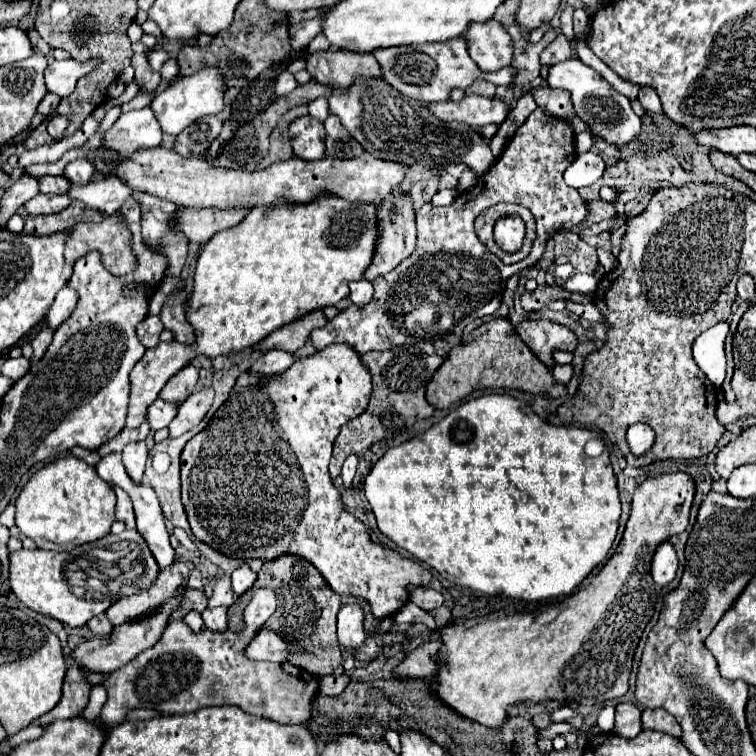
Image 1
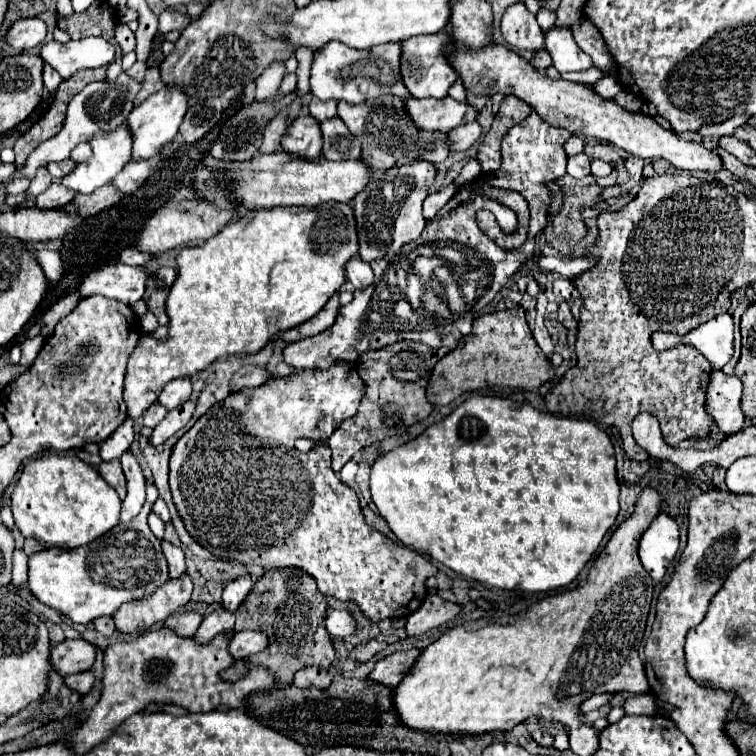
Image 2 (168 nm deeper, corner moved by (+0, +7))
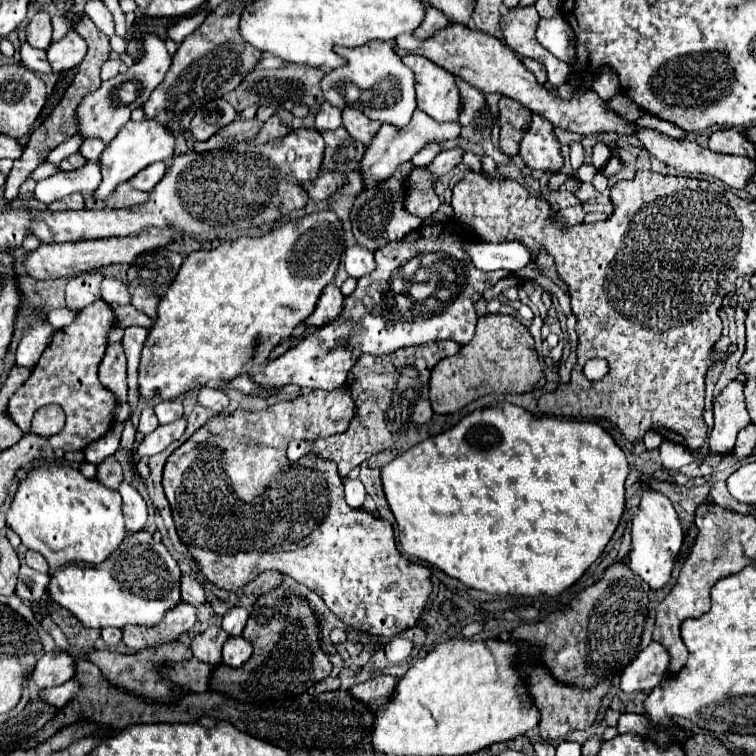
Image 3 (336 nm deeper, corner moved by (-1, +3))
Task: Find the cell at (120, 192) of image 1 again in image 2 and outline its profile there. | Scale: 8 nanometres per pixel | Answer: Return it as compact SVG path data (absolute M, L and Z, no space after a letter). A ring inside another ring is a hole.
M138 160L138 162L130 162L114 180L112 186L116 190L120 190L122 194L132 194L136 192L146 178L150 176L150 162L148 160Z

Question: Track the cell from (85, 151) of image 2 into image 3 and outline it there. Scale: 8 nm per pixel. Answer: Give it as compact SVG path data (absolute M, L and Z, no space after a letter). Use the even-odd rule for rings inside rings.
M87 138L81 146L81 154L89 160L89 162L97 162L97 158L101 156L101 152L105 150L105 142L99 138Z

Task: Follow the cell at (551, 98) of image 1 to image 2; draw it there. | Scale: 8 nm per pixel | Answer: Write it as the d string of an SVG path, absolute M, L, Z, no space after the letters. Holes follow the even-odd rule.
M490 44L486 46L484 50L480 52L464 52L460 48L456 48L452 54L450 54L450 62L452 66L458 70L464 86L472 92L472 94L486 94L486 96L494 96L496 92L500 94L514 94L518 96L520 100L528 102L536 112L538 116L552 124L552 126L560 126L560 128L566 128L570 130L572 134L576 136L590 136L590 138L596 138L598 142L606 142L606 144L614 144L638 158L664 158L668 160L672 166L676 168L682 168L682 170L700 170L700 172L718 172L722 168L722 162L720 162L720 156L714 152L714 150L706 150L702 144L696 144L696 142L686 142L682 140L674 130L666 130L662 128L654 118L638 112L638 114L632 114L628 110L624 110L622 106L618 106L616 102L604 102L602 98L596 98L596 94L592 94L592 90L588 90L588 84L580 84L580 82L568 82L564 78L560 80L552 80L548 78L544 72L536 70L532 64L528 64L524 58L520 58L516 52L508 50L506 46L496 46L496 44Z

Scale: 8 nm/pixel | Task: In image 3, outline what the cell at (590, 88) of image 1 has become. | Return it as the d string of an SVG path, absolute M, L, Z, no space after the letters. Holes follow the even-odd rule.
M563 16L541 18L537 24L537 42L565 62L571 62L575 58L573 30Z

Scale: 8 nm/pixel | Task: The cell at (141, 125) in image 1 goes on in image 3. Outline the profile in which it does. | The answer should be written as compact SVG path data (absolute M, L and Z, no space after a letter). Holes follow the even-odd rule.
M87 162L79 170L73 172L61 170L45 180L39 180L35 188L35 198L43 204L49 204L73 192L81 192L83 196L89 196L99 186L99 182L101 182L101 172L97 162Z

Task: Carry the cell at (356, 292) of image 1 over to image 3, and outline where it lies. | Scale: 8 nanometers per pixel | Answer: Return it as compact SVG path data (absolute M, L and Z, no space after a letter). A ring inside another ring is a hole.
M355 244L355 246L351 246L351 248L345 250L343 264L345 264L345 270L347 270L349 276L361 278L361 276L369 274L369 270L373 270L373 266L375 266L373 250Z

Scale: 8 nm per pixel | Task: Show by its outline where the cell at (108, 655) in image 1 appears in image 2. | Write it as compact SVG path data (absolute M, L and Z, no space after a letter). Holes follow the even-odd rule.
M82 638L64 640L52 646L52 664L60 676L86 672L96 662L98 648Z

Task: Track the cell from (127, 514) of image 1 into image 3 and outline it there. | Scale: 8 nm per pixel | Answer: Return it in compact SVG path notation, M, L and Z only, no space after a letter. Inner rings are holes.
M109 456L101 464L97 464L97 480L111 490L119 488L119 484L123 482L123 468L115 456Z

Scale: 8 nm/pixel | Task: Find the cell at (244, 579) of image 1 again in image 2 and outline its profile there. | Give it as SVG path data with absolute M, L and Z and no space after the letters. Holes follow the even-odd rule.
M246 574L246 576L240 576L240 578L234 578L226 584L224 588L224 594L222 594L222 604L228 608L228 610L236 610L240 606L240 602L244 602L246 594L252 590L254 582L252 582L252 576Z

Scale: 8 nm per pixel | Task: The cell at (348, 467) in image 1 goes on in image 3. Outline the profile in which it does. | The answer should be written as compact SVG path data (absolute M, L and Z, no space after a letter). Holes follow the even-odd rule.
M345 478L343 480L345 484L345 498L347 498L347 504L351 508L363 508L363 502L365 502L365 488L361 486L359 480L351 480L351 478Z

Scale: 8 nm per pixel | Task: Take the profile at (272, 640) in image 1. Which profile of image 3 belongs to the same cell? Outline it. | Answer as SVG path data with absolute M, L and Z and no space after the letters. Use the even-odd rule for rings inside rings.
M229 638L223 646L223 664L231 668L239 668L243 662L249 660L253 646L245 642L245 638Z

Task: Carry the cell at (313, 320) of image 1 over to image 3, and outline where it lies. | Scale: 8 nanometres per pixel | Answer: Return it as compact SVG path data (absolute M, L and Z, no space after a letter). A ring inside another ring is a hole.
M327 284L325 290L323 290L323 294L321 294L321 300L317 302L315 312L305 322L309 326L329 324L331 320L335 320L341 314L343 300L345 300L345 296L341 294L341 290L335 284Z

